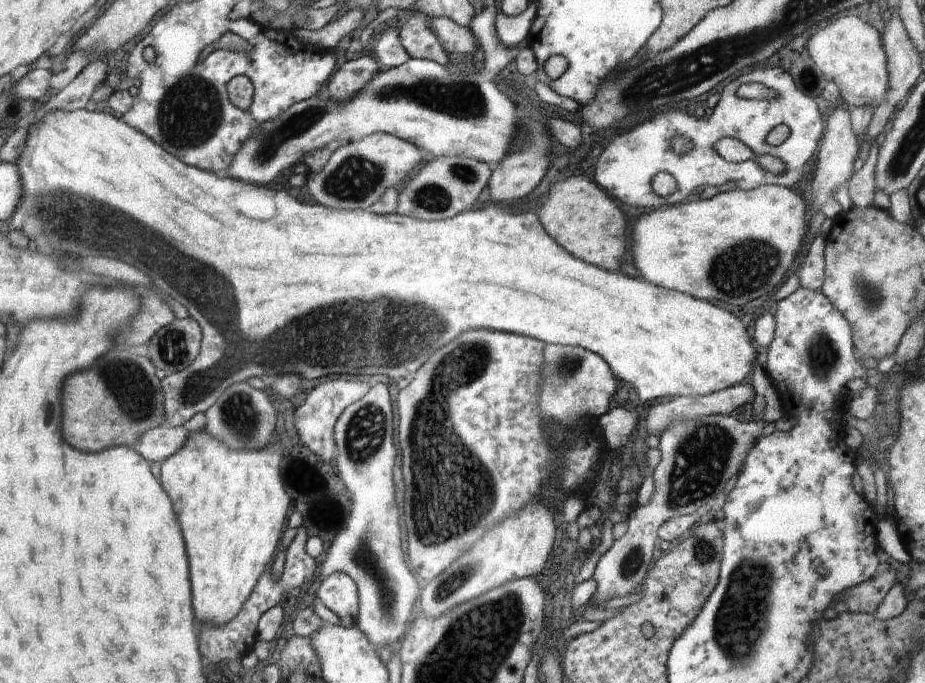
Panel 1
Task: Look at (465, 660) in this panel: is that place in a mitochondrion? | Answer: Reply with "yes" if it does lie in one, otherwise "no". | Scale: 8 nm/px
yes

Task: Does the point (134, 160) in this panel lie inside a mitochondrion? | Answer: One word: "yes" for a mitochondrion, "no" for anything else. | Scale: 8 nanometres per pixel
no

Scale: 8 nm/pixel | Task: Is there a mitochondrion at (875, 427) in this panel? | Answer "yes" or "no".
no

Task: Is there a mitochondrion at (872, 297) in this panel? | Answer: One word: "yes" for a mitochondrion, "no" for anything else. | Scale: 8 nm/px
yes

